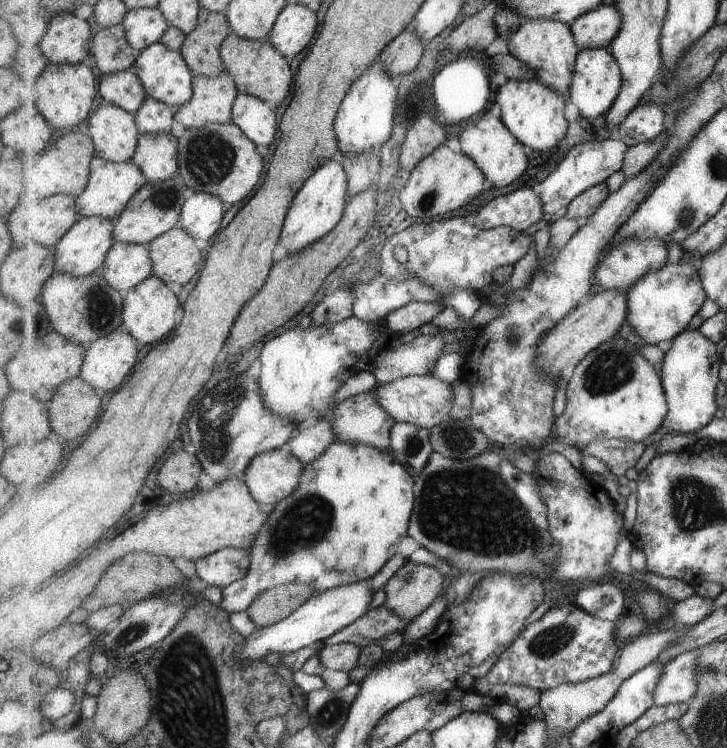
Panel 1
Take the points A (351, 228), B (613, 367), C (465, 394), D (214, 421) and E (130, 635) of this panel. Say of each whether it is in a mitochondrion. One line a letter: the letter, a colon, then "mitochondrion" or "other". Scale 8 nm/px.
A: other
B: mitochondrion
C: other
D: mitochondrion
E: mitochondrion

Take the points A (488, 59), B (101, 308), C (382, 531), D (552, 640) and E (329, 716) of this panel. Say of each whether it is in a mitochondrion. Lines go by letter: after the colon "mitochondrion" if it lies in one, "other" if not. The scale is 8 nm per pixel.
A: other
B: mitochondrion
C: other
D: mitochondrion
E: mitochondrion

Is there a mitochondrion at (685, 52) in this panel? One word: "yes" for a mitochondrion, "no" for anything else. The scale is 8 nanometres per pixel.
no

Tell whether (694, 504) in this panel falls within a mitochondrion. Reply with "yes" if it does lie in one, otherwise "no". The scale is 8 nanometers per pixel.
yes

